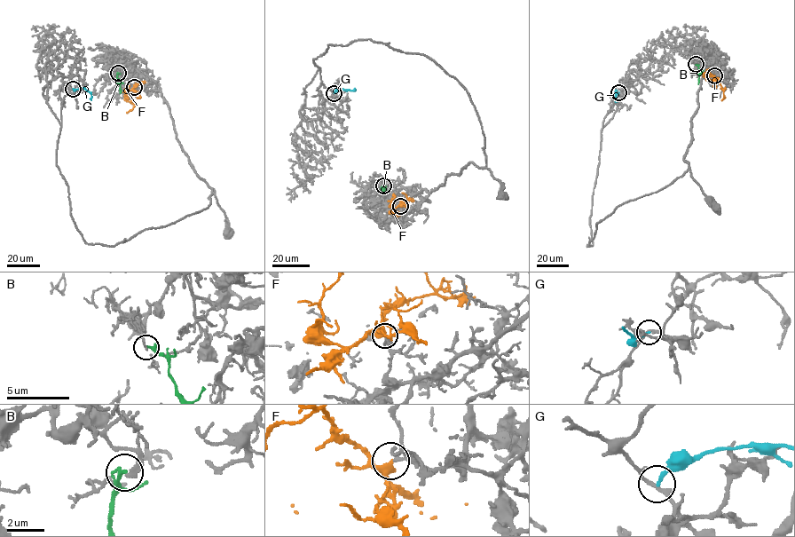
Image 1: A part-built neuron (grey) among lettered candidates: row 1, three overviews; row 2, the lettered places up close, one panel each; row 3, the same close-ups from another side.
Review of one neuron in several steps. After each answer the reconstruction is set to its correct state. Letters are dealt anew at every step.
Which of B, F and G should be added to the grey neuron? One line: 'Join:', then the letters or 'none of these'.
Join: F

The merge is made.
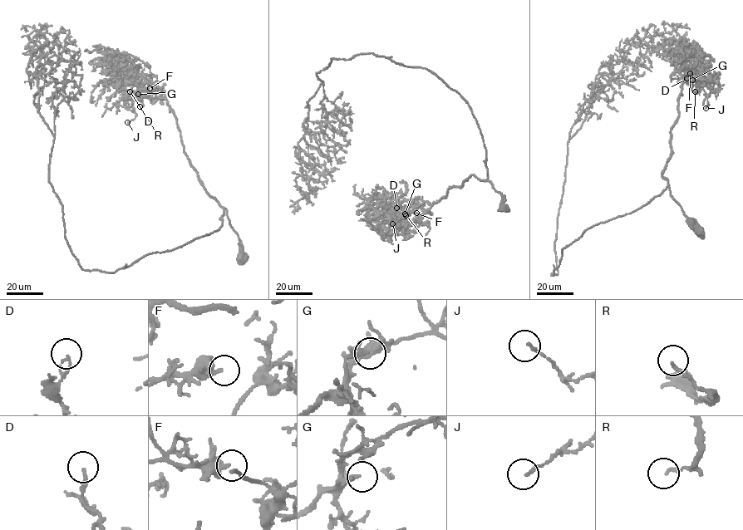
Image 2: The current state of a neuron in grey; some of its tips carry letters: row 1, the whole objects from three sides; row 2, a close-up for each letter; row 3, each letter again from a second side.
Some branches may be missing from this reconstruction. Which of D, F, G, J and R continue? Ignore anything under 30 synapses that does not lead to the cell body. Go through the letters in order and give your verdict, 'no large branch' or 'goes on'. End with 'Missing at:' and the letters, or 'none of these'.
D: no large branch
F: no large branch
G: no large branch
J: no large branch
R: no large branch
Missing at: none of these

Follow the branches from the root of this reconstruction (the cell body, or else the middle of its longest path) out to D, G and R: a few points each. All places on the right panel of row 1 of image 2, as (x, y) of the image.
D: (699, 231), (662, 176), (671, 153), (671, 128), (679, 115), (681, 84), (703, 80), (688, 85), (686, 78)
G: (699, 231), (662, 176), (671, 153), (671, 128), (679, 115), (681, 84), (703, 80), (692, 80)
R: (699, 231), (662, 176), (671, 153), (671, 128), (679, 115), (681, 84), (703, 80), (696, 80), (695, 91)

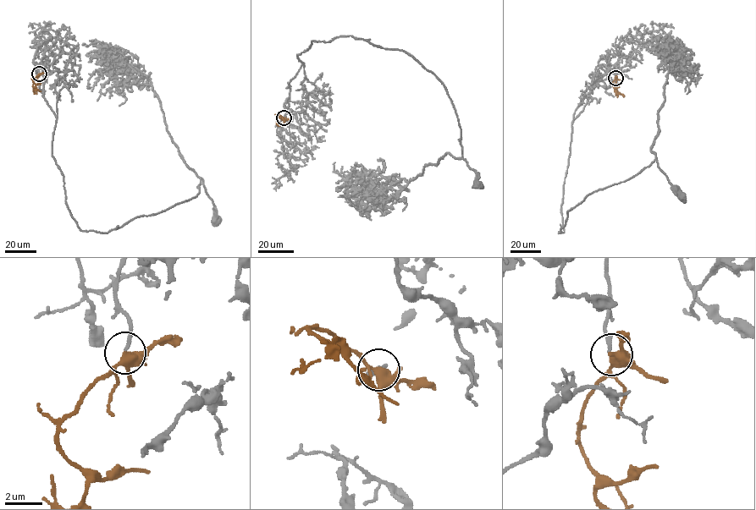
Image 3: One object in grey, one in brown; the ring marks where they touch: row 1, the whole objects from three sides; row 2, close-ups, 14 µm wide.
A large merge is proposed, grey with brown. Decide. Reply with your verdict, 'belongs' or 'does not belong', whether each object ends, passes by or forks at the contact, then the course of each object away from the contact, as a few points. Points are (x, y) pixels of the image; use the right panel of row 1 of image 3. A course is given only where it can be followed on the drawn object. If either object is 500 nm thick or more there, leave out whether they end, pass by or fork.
belongs; grey ends; brown forks; course grey (615, 78), (614, 68), (606, 71), (571, 123), (558, 233), (567, 211), (588, 194), (655, 160), (681, 196); course brown (615, 78), (612, 84), (615, 90), (624, 95)

